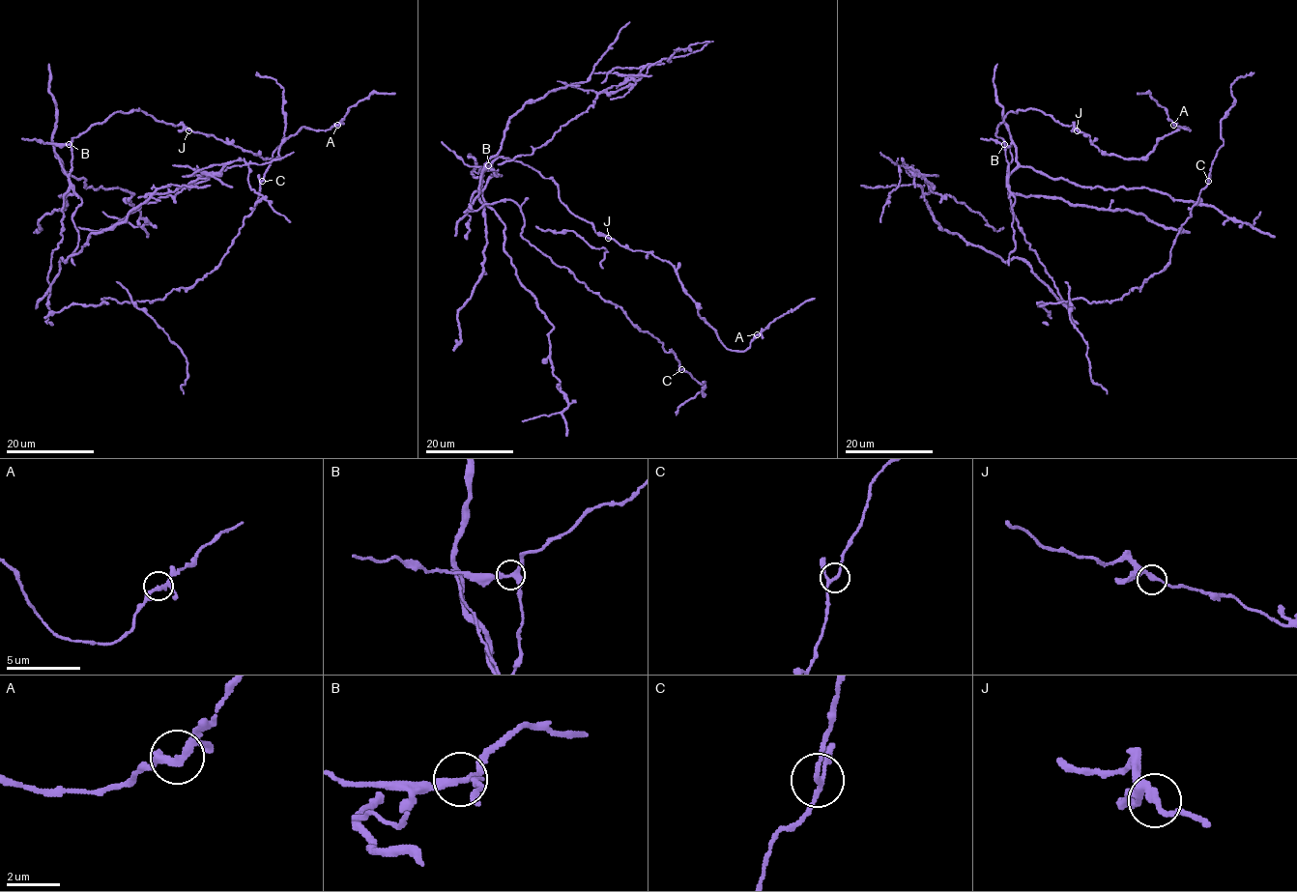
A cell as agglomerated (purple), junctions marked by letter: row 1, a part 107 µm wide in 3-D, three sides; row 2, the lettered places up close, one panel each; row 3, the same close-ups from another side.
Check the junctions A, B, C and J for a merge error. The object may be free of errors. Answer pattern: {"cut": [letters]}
{"cut": ["B"]}

